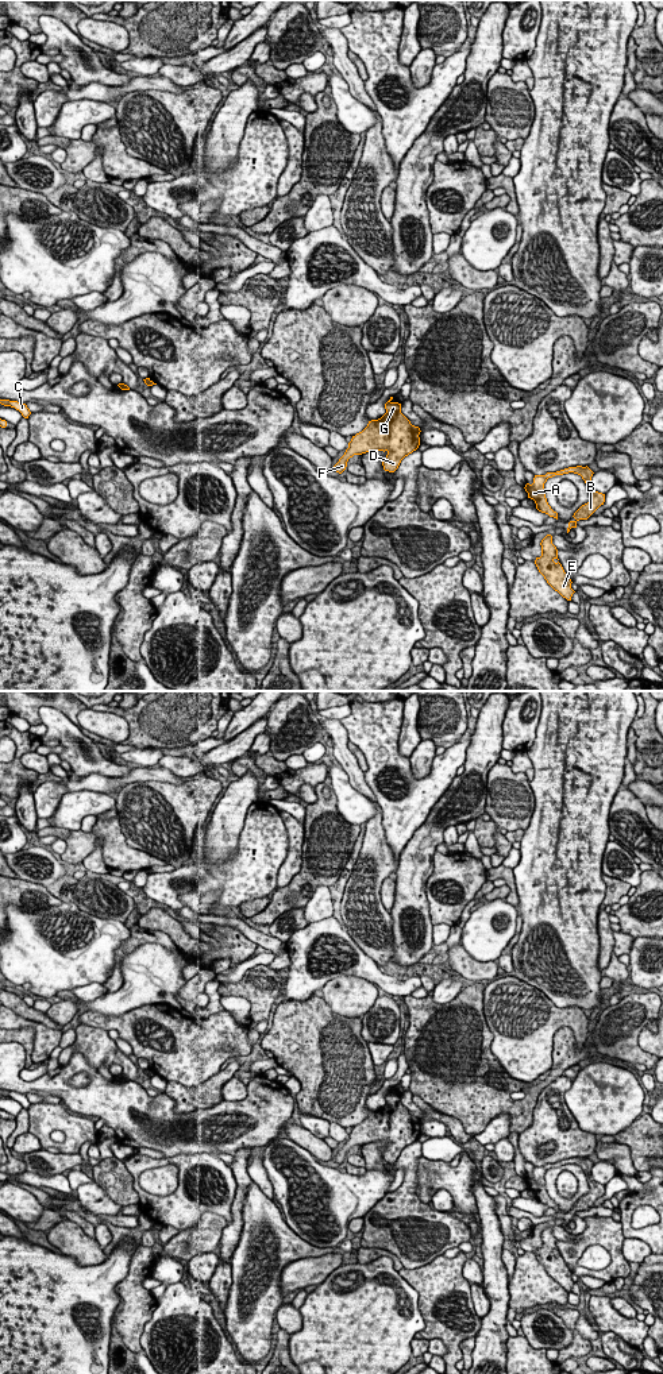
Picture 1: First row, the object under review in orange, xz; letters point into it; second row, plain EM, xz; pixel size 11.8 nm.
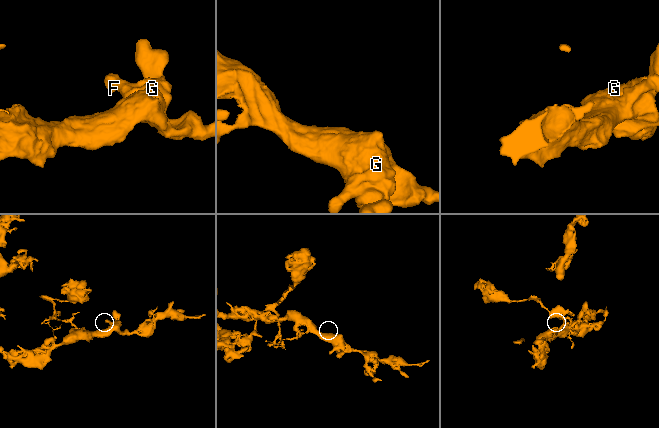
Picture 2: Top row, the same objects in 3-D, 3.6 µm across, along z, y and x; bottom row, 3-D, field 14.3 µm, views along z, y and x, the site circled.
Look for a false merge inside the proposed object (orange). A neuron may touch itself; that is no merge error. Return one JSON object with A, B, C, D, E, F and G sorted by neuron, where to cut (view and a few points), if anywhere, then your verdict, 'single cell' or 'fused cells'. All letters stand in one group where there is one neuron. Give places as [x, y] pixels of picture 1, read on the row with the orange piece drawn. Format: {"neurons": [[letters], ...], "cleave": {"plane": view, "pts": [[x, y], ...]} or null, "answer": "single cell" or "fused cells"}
{"neurons": [["A", "B", "D", "E", "F", "G"], ["C"]], "cleave": {"plane": "xz", "pts": [[149, 381], [150, 385]]}, "answer": "fused cells"}

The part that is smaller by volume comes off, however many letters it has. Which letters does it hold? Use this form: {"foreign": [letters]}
{"foreign": ["C"]}

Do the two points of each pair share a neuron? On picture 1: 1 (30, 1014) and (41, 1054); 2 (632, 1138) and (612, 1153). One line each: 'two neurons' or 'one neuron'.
1: two neurons
2: two neurons

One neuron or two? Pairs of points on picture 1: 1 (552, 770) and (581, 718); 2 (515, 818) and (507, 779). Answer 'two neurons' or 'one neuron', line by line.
1: one neuron
2: one neuron

